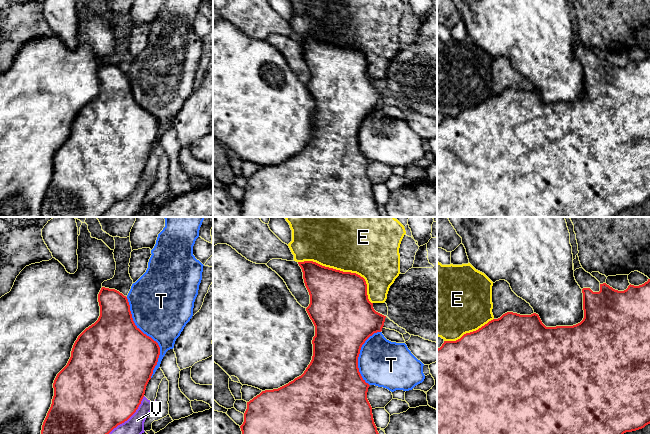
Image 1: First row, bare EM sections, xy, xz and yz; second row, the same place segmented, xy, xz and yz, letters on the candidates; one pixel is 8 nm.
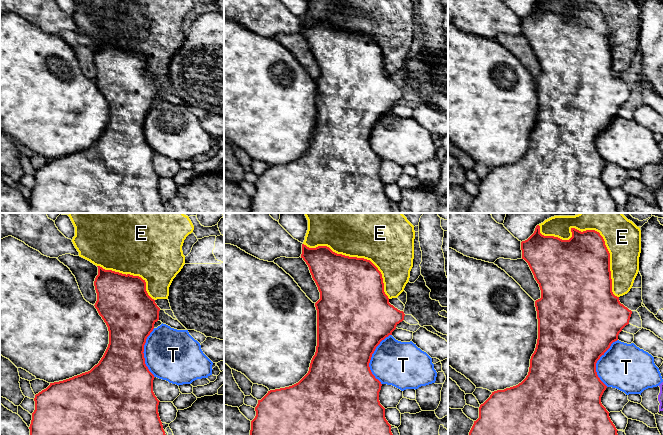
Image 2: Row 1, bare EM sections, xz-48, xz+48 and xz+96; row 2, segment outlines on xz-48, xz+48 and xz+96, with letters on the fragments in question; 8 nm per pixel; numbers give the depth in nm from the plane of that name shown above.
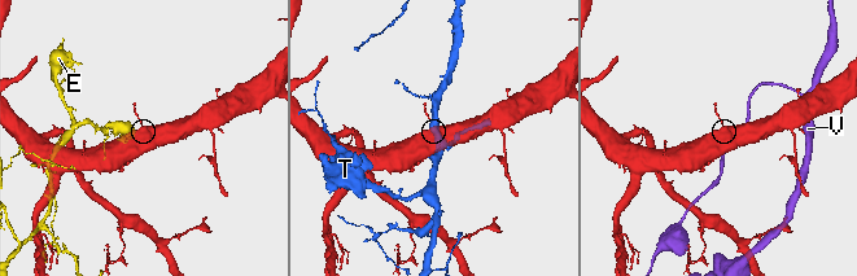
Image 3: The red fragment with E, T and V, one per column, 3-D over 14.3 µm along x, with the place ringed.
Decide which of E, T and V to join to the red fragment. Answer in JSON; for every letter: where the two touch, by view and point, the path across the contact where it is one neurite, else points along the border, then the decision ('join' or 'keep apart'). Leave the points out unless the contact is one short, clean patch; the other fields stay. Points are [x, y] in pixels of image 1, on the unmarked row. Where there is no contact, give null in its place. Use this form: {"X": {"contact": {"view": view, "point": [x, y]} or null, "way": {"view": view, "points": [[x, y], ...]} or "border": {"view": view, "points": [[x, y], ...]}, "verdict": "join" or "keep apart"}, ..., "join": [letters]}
{"E": {"contact": {"view": "xz", "point": [342, 47]}, "verdict": "keep apart"}, "T": {"contact": {"view": "xy", "point": [150, 113]}, "verdict": "keep apart"}, "V": {"contact": {"view": "xy", "point": [125, 196]}, "verdict": "keep apart"}, "join": []}

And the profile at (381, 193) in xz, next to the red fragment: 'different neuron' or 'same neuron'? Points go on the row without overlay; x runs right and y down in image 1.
different neuron

